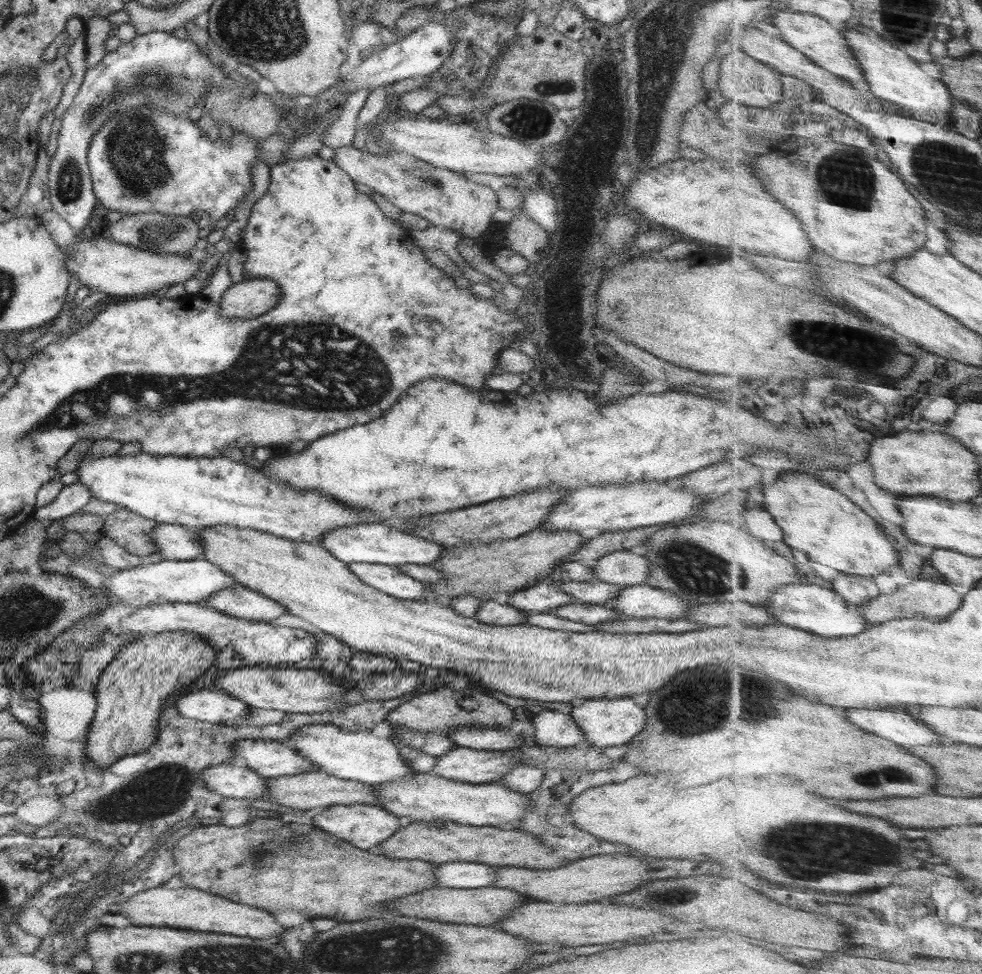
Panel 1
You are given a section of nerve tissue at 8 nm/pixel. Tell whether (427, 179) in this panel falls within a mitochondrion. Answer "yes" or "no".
yes

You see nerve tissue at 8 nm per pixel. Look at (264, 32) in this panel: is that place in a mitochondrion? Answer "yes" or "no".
yes

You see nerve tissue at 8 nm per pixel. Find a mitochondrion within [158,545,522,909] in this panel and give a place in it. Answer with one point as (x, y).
(258, 854)

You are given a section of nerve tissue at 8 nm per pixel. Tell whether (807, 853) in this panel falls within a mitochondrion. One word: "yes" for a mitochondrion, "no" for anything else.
yes

